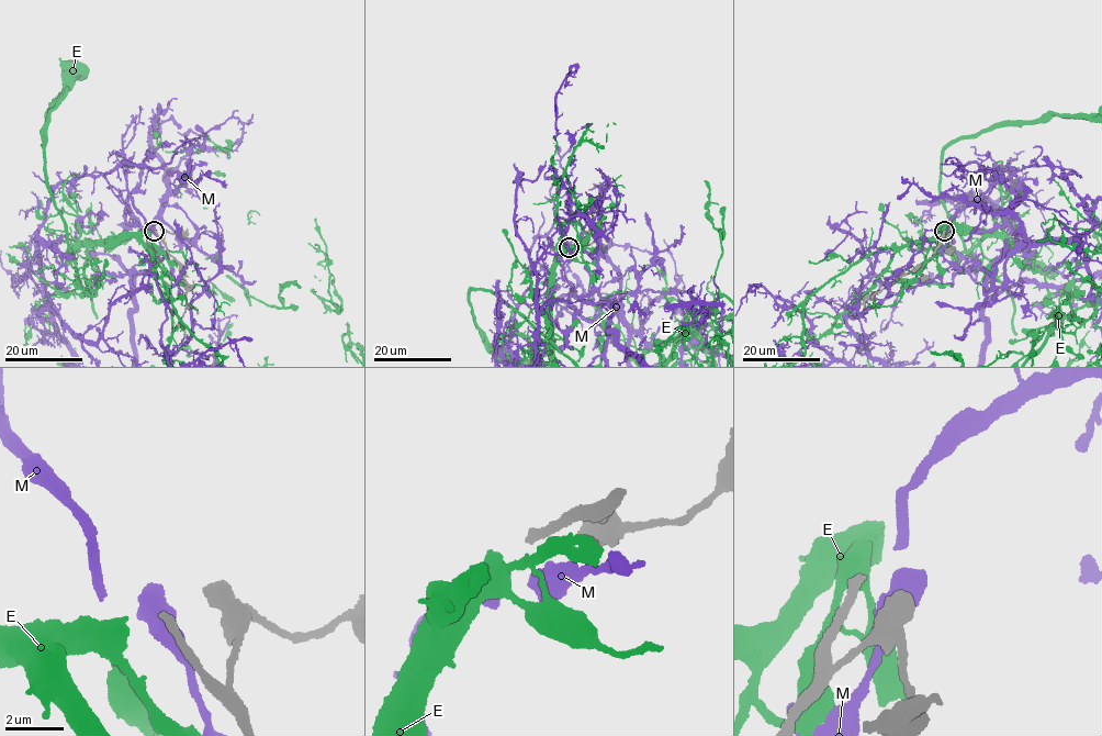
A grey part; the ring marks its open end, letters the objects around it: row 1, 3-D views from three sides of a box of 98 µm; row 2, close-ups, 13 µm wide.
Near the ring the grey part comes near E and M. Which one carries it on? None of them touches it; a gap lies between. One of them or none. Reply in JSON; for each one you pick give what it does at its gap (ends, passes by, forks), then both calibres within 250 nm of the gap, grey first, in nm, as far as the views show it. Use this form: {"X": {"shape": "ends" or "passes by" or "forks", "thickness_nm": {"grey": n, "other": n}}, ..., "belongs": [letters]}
{"belongs": []}

